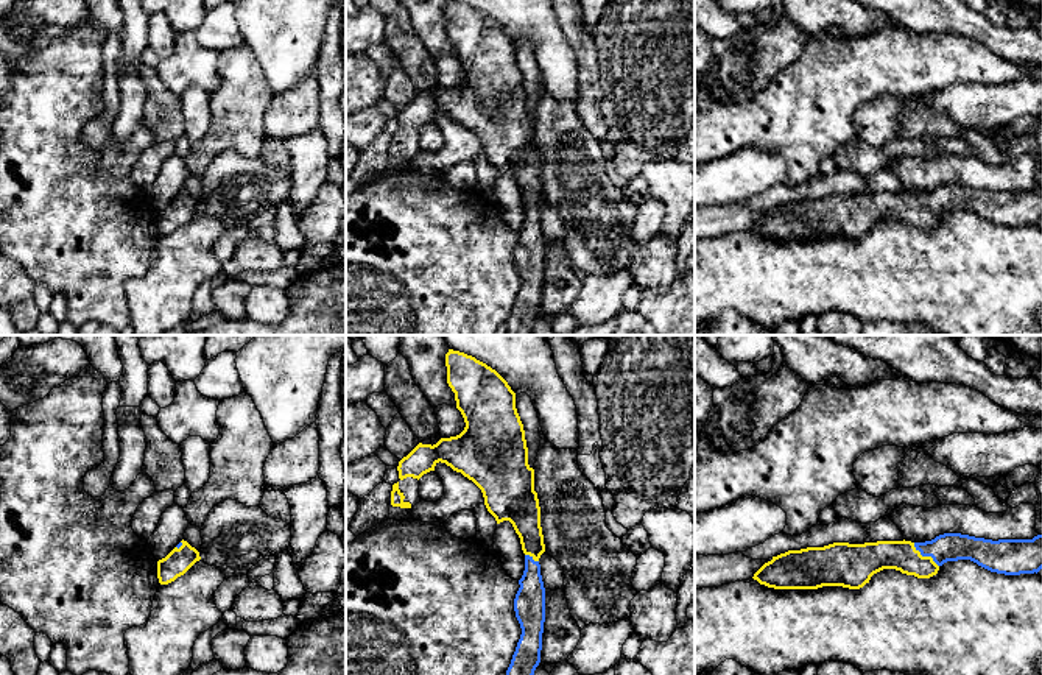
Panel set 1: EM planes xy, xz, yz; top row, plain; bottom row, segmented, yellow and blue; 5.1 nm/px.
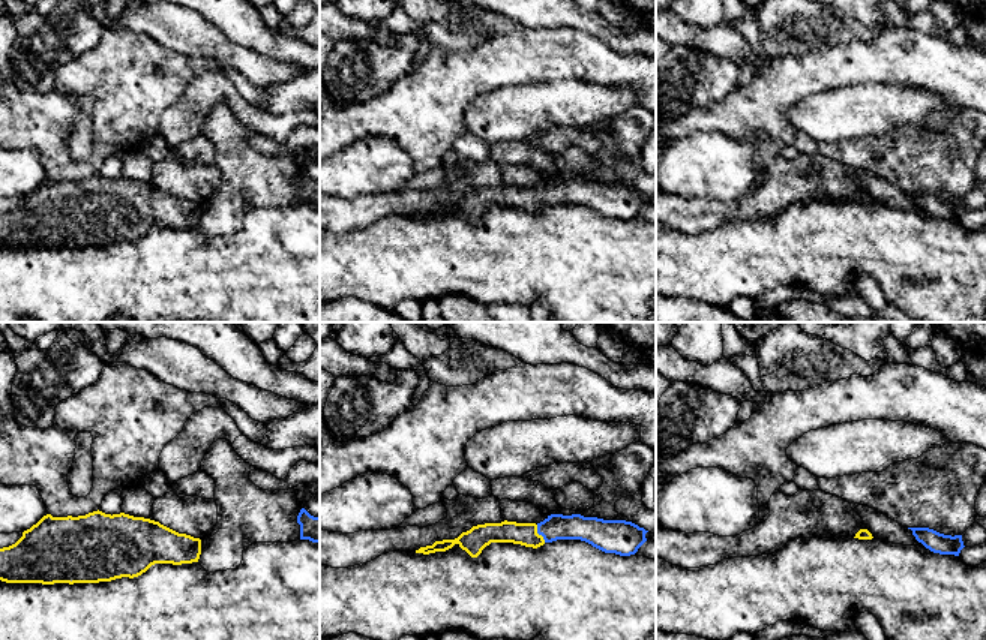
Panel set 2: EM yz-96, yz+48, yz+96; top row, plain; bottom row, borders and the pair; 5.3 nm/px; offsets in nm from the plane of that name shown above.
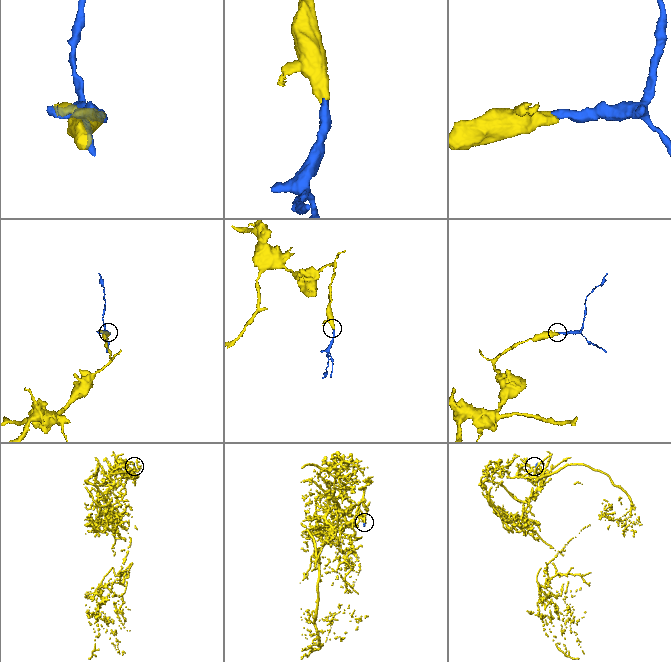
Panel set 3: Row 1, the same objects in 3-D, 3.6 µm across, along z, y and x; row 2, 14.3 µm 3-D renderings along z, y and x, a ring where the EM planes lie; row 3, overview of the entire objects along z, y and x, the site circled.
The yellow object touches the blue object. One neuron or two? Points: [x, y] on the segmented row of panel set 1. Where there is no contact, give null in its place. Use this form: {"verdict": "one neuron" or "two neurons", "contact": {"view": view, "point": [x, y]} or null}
{"verdict": "one neuron", "contact": {"view": "yz", "point": [925, 557]}}

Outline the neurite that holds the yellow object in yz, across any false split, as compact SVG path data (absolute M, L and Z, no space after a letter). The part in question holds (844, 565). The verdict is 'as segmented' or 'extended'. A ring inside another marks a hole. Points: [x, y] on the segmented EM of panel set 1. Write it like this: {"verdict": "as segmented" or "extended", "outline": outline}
{"verdict": "extended", "outline": "M944 533L931 541L833 542L788 550L765 563L754 580L774 589L860 589L883 569L930 578L947 561L970 560L1005 575L1037 574L1042 569L1042 535L1033 539L984 539Z"}

